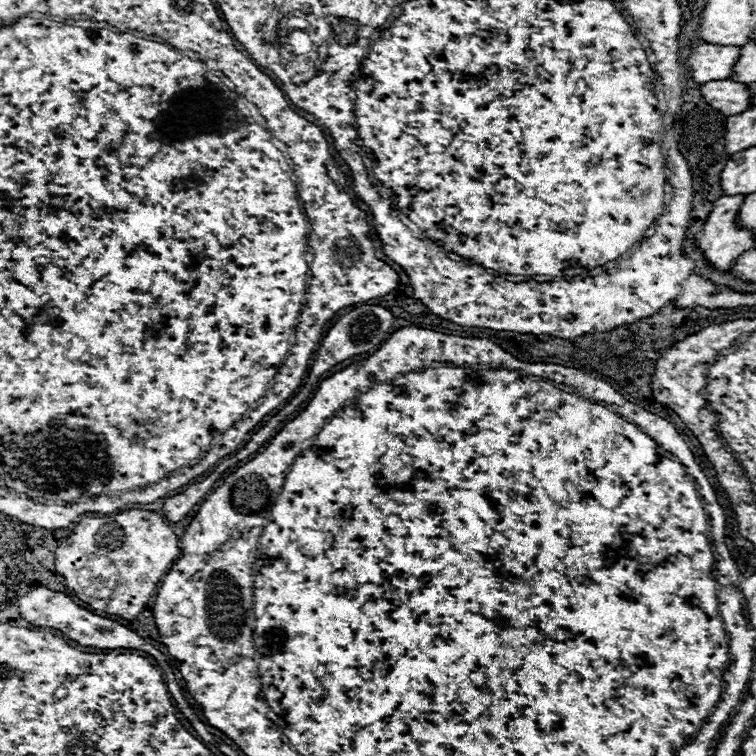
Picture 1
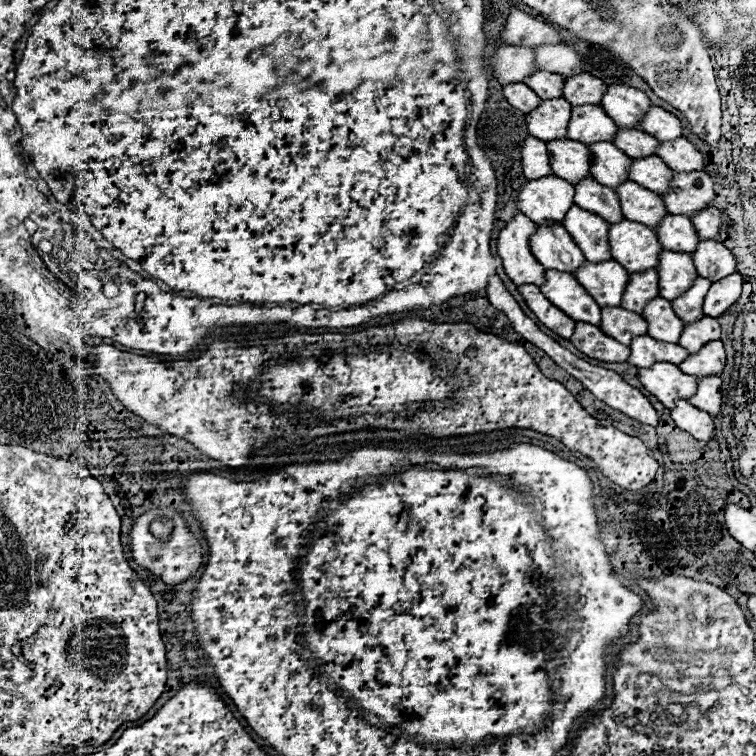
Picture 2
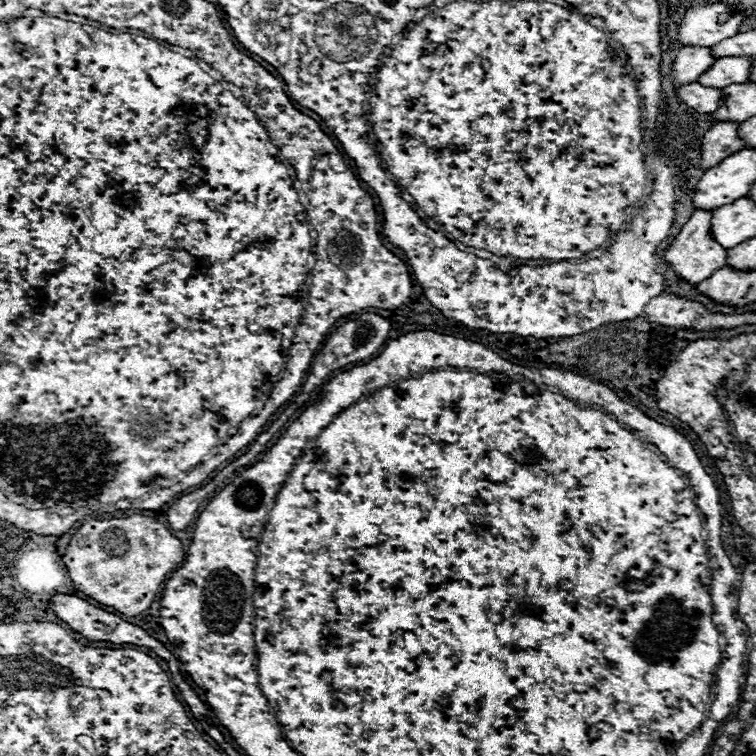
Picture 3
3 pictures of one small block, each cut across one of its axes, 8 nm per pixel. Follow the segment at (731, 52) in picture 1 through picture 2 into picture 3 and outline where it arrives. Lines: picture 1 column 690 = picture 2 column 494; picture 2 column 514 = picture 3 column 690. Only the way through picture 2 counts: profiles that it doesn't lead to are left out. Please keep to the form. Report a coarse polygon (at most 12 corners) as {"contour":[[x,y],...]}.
{"contour":[[684,46],[672,64],[672,82],[696,82],[712,66],[710,48]]}

